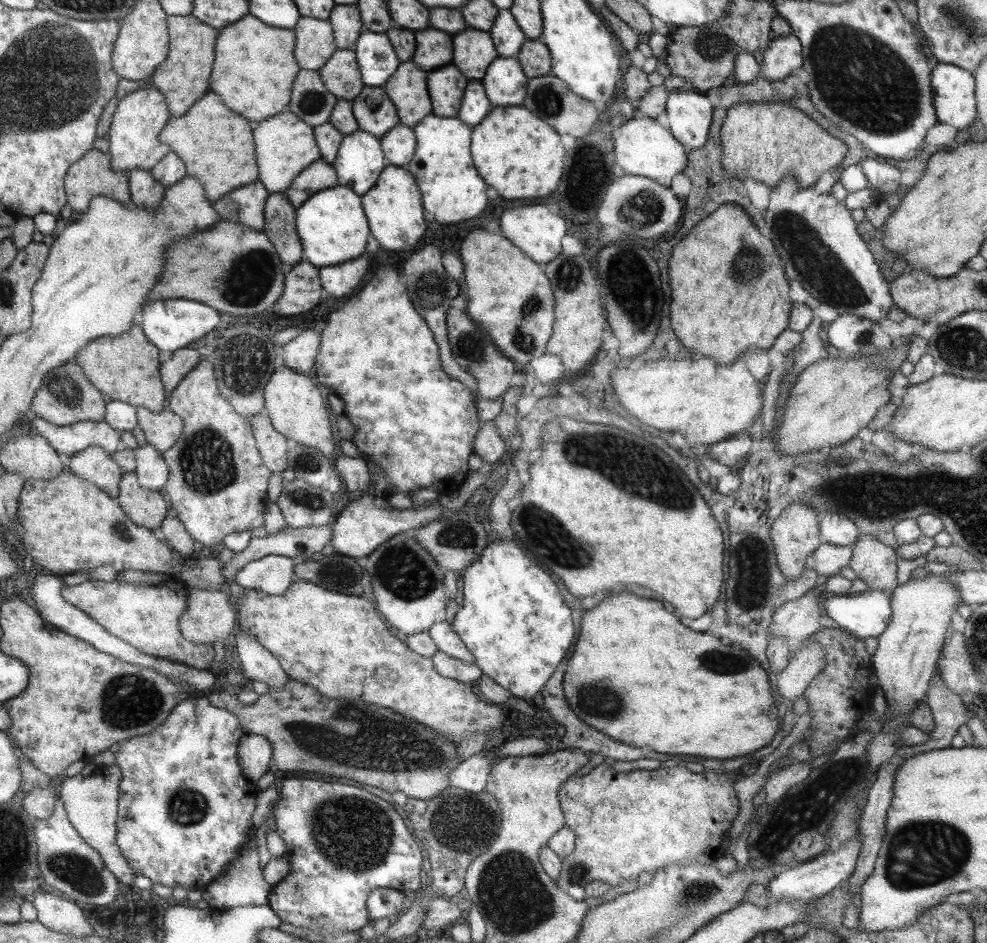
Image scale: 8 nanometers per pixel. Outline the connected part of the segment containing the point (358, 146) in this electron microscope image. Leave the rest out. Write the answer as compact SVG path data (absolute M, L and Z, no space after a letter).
M358 128L344 135L331 165L337 177L337 185L350 187L362 195L373 188L387 162L380 139Z

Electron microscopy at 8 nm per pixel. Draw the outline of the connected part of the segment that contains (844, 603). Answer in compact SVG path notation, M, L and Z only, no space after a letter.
M864 591L861 593L850 593L849 596L831 596L823 604L825 616L829 616L835 626L853 635L857 639L878 637L888 626L891 620L891 596L885 592Z

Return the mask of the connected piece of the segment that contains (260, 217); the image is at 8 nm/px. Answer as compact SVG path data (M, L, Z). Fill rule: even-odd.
M252 182L224 194L212 203L212 207L223 220L235 221L261 231L264 228L264 204L268 195L264 183Z

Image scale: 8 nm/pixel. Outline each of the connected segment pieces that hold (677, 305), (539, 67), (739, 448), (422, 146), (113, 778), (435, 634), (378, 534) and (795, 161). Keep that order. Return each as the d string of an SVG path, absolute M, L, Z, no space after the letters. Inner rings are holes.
M733 202L722 204L701 219L679 244L673 246L673 254L669 258L669 322L675 338L683 342L687 350L713 358L717 366L733 364L749 348L770 349L775 338L788 327L790 314L787 312L792 310L785 277L771 242L759 233L750 215Z
M528 39L515 56L524 73L530 78L545 76L552 72L551 52L537 39Z
M745 428L723 441L707 446L707 454L709 454L715 462L733 470L735 467L740 466L747 456L751 441L748 428Z
M429 115L413 128L416 147L411 162L405 167L421 186L421 198L425 198L425 212L433 214L439 224L451 224L467 218L475 218L487 204L485 182L479 178L469 156L467 123L457 117L443 118Z
M117 764L105 766L102 774L66 777L60 789L59 798L64 800L69 818L79 834L97 852L102 854L105 864L122 883L131 886L136 873L129 866L121 847L118 845L118 821L120 818L120 782L124 777Z
M445 620L432 624L426 631L437 647L437 651L457 660L474 663L473 657L469 654L464 642L461 642L461 639L453 632L452 627Z
M365 494L359 499L348 502L340 512L334 515L330 545L337 554L353 559L366 557L396 534L411 533L437 520L441 512L445 512L445 509L438 504L399 511L391 508L385 497Z
M737 103L731 105L726 117L723 119L720 138L720 165L726 178L754 178L757 182L763 182L768 187L775 188L780 180L788 174L796 179L797 186L807 188L815 184L816 180L828 170L836 168L846 155L847 147L841 140L835 140L834 136L825 132L816 122L811 121L801 111L785 105L785 103L771 103L765 105Z

